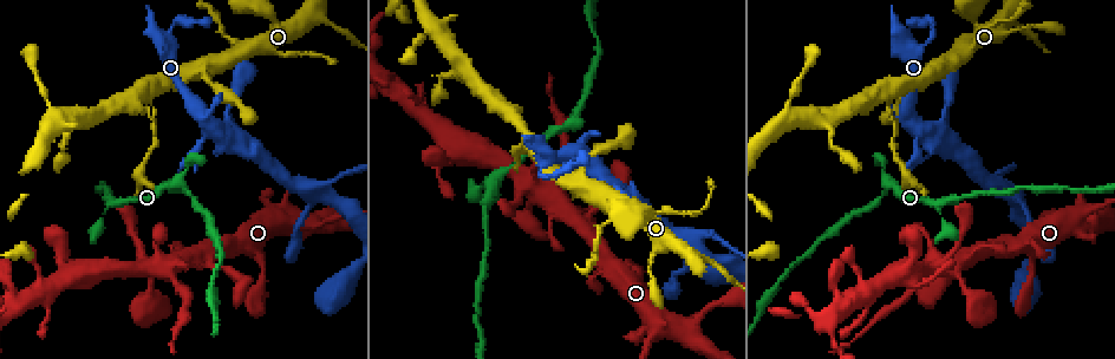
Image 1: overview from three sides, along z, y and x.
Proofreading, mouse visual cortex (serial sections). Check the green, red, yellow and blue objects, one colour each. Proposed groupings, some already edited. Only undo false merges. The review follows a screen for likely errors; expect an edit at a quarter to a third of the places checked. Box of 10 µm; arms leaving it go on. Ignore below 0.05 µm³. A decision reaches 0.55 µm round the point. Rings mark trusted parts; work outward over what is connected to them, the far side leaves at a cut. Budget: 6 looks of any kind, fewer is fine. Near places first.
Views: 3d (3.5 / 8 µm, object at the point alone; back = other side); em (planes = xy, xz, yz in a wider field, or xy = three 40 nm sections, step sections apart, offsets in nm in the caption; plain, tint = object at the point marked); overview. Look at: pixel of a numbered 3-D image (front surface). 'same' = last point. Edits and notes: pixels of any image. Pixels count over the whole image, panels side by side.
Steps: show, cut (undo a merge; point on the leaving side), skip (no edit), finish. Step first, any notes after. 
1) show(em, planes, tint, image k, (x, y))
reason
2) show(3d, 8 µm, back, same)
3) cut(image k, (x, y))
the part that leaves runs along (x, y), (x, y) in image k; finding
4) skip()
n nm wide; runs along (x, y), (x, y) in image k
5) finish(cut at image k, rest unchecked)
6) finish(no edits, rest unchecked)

show(3d, 3.5 µm, image 1, (169, 264))
four or more arms meet

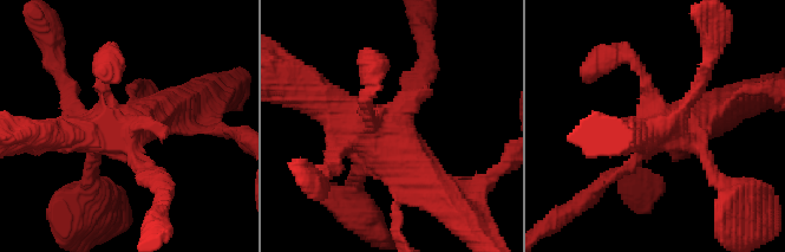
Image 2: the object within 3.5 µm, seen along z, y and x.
show(em, xy, step 1, tint, image 2, (390, 138))

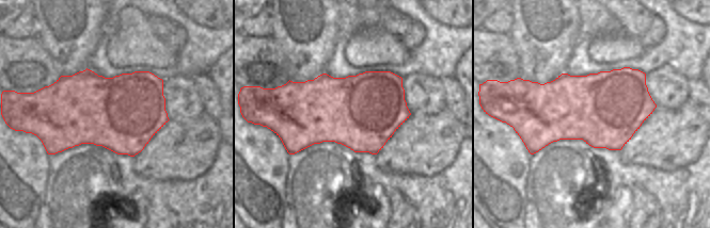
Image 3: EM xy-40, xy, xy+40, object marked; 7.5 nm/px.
cut(image 2, (422, 69))
the part that leaves runs along (634, 160), (556, 221) in image 2; two cells meet here

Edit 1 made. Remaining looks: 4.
show(overview)
redraw

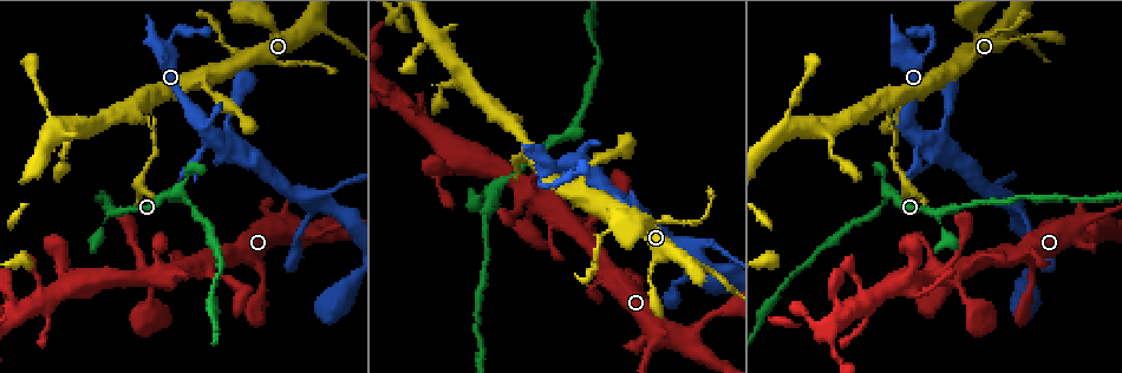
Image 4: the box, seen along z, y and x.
show(em, xy, step 5, tint, image 4, (147, 99))
thin neck

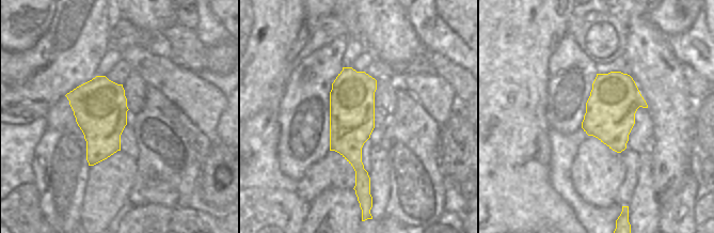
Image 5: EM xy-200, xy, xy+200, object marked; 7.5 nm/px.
show(3d, 3.5 µm, same)
wider look

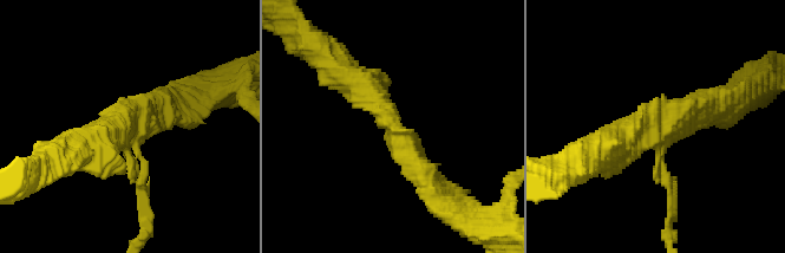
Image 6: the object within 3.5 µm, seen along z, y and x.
skip()
340 nm wide; runs along (345, 70), (350, 149), (367, 187) in image 5; one cell here

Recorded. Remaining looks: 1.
finish(cut at image 2, rest unchecked)

